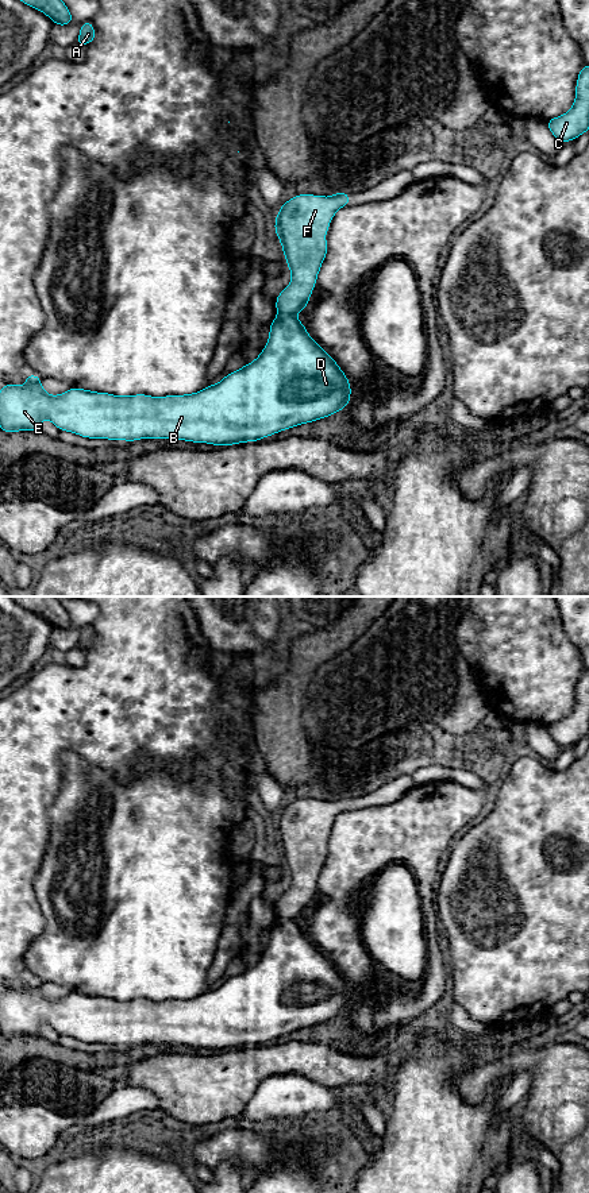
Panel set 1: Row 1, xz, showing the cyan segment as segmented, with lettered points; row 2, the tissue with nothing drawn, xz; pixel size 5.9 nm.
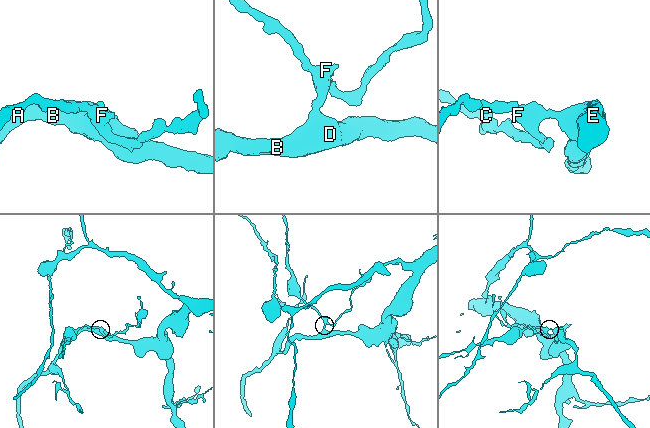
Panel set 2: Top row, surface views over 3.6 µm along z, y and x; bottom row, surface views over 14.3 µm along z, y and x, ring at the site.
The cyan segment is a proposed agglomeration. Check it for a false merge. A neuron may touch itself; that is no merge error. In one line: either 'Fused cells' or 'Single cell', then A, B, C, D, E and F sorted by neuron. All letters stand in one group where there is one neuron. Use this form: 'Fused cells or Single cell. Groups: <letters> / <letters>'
Fused cells. Groups: A C F / B D E

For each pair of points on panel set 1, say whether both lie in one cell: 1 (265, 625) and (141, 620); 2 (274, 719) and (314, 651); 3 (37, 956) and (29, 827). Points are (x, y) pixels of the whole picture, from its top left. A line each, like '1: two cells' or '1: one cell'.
1: two cells
2: one cell
3: two cells

